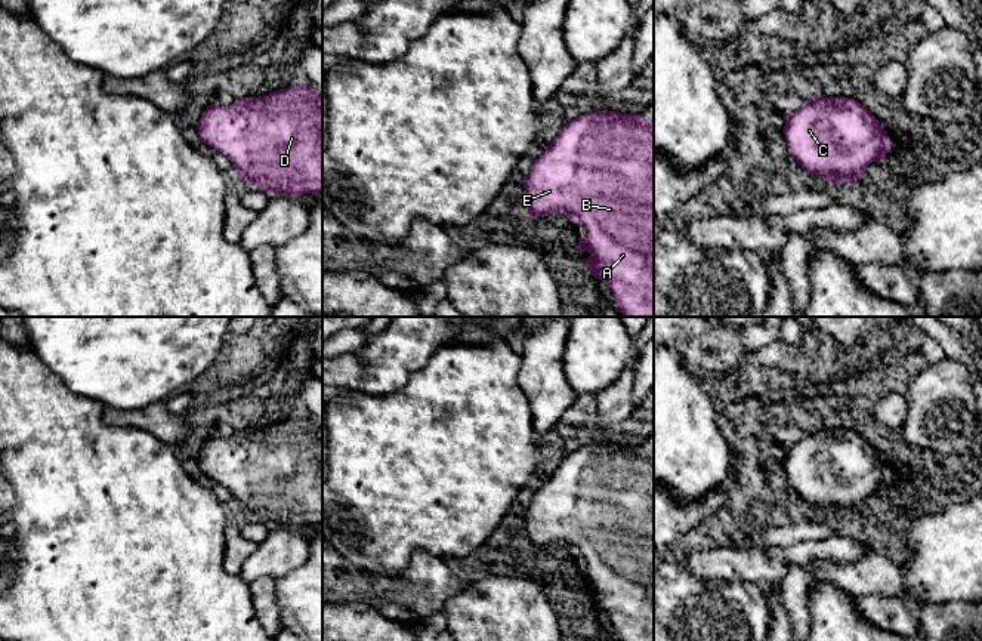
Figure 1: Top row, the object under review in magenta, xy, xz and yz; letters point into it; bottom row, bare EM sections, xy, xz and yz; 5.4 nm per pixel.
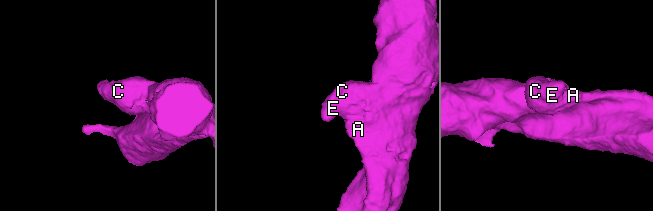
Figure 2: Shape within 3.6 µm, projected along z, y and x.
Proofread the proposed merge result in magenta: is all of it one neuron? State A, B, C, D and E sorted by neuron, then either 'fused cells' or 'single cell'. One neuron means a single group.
A B C D E | single cell

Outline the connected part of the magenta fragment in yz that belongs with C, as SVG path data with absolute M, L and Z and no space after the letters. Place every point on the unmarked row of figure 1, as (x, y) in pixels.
M815 428L785 447L784 466L805 503L828 512L858 514L873 493L883 493L893 474L878 452L850 429Z

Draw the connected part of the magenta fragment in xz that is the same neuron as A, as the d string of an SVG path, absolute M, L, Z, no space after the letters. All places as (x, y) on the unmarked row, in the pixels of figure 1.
M608 441L580 447L563 457L552 475L547 477L546 484L532 493L531 503L522 517L529 551L561 545L575 557L581 555L587 560L587 566L580 570L580 583L587 583L590 586L584 592L584 597L590 607L603 611L609 617L618 641L654 641L654 452L645 453L643 446L631 447Z

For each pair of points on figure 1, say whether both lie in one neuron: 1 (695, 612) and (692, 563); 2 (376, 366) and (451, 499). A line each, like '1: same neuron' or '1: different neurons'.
1: different neurons
2: different neurons

